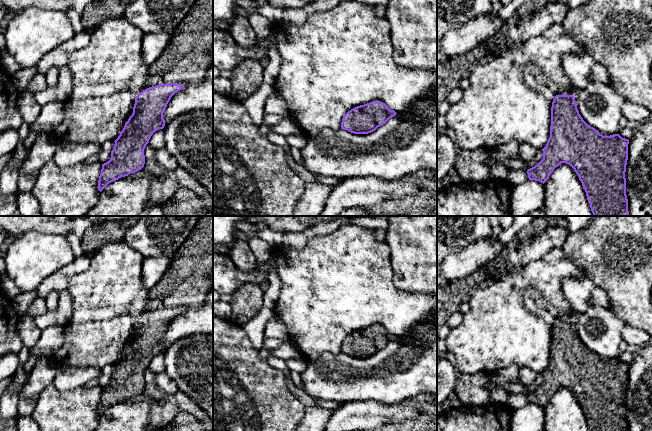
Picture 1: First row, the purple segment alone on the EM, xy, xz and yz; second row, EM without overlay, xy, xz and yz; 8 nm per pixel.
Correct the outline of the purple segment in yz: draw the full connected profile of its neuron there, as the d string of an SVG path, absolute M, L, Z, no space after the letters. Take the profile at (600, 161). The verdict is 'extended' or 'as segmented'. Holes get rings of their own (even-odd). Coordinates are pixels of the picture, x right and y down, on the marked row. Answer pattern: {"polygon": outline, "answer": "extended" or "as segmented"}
{"polygon": "M556 95L551 107L550 137L542 149L543 159L527 170L529 180L545 183L561 163L569 164L586 192L593 216L629 216L626 195L626 165L629 140L619 134L603 136L588 125L577 109L573 95Z", "answer": "as segmented"}

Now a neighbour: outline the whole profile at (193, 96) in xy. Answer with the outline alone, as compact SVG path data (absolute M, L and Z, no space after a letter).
M206 78L200 83L190 83L184 85L182 90L178 91L171 97L163 113L165 126L177 116L197 109L213 111L213 82Z

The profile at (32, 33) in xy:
M24 9L9 22L5 50L22 68L36 66L51 50L75 36L65 12Z

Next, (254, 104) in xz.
M273 44L270 45L268 56L270 60L264 68L261 85L251 96L241 101L252 123L258 127L263 123L265 101L269 95L275 92L275 82L281 65L280 55Z

